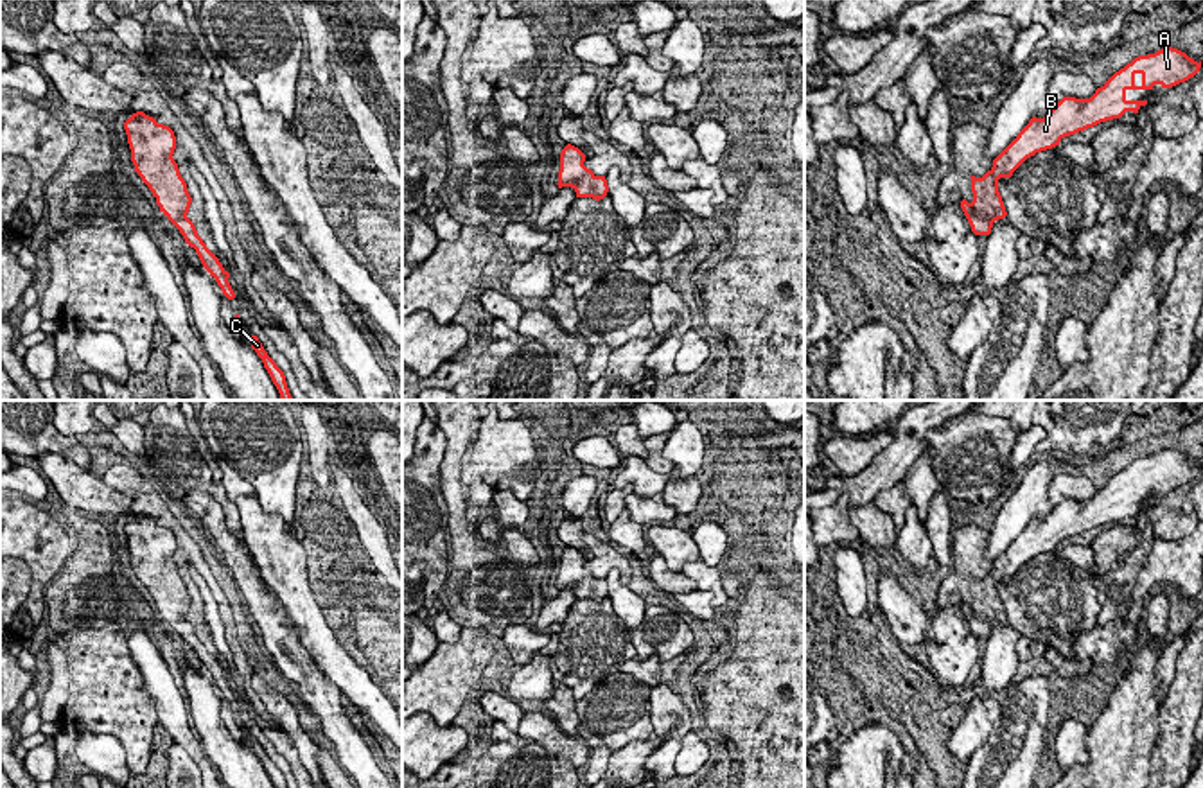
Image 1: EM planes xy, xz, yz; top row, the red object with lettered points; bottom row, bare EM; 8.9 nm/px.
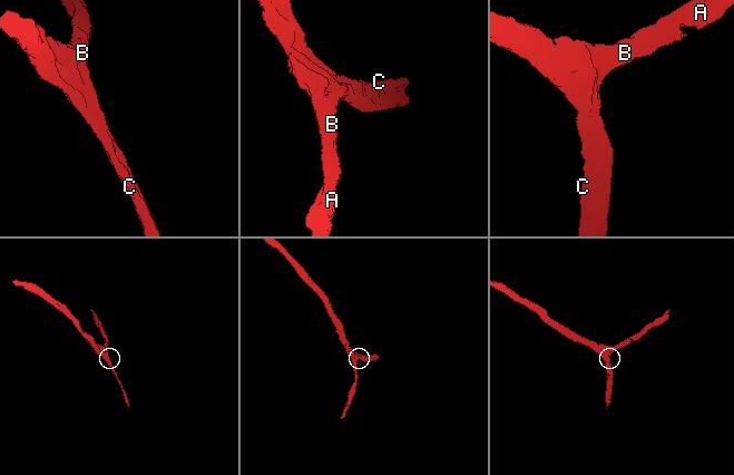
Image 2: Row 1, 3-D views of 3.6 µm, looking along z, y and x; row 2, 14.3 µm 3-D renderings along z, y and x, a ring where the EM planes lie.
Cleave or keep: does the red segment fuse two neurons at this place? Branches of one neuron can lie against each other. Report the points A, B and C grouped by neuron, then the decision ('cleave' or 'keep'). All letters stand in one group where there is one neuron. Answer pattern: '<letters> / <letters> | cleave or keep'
A B C | keep

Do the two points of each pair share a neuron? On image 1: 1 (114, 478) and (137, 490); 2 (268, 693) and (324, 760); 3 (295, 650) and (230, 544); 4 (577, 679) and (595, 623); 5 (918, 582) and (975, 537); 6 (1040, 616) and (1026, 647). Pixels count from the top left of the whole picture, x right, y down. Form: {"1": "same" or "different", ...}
{"1": "same", "2": "different", "3": "same", "4": "same", "5": "same", "6": "different"}

